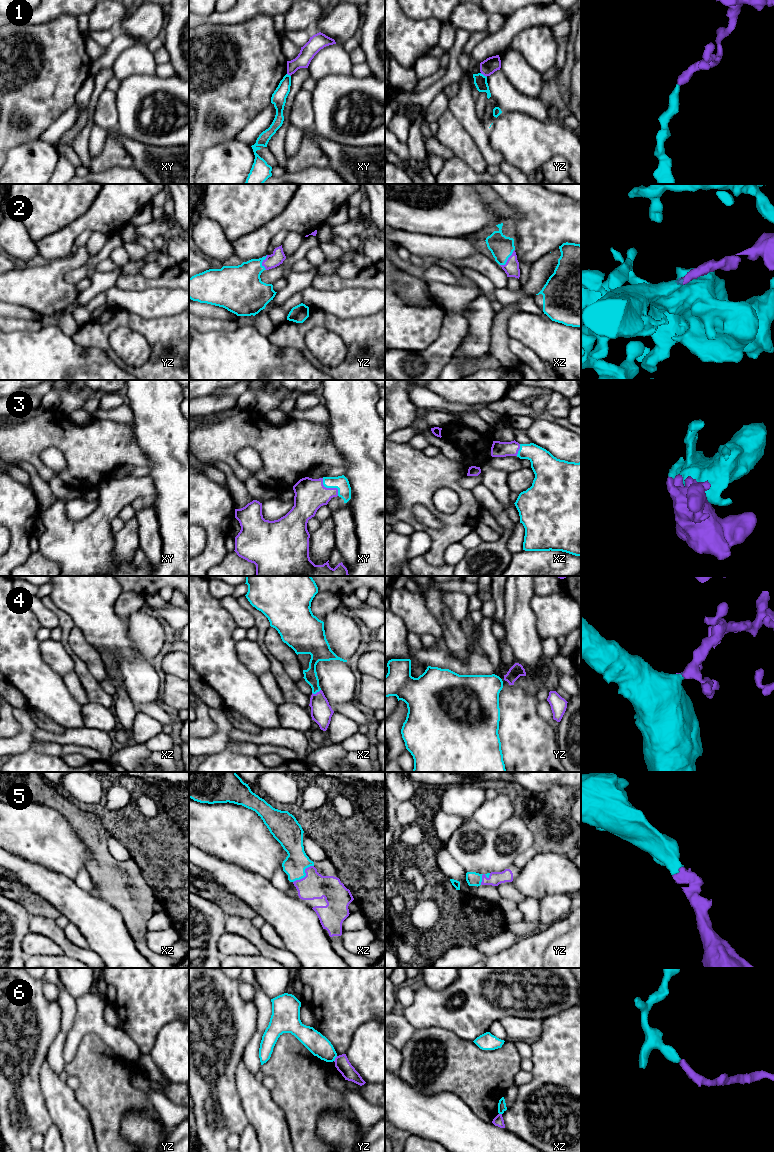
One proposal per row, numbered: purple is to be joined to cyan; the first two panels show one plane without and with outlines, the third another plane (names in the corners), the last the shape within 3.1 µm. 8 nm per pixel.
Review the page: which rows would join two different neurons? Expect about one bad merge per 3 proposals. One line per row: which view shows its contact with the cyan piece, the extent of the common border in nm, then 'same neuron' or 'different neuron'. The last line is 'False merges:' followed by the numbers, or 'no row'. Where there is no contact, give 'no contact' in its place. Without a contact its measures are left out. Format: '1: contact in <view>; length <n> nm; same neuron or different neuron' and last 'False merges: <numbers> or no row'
1: contact in yz; length 70 nm; different neuron
2: contact in xz; length 180 nm; same neuron
3: contact in xy; length 190 nm; same neuron
4: contact in xz; length 80 nm; same neuron
5: contact in xz; length 220 nm; same neuron
6: contact in yz; length 50 nm; different neuron
False merges: 1, 6

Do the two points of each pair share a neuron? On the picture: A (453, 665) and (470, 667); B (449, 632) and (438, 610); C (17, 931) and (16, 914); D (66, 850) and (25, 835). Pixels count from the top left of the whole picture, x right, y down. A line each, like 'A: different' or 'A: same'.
A: same
B: same
C: same
D: same

